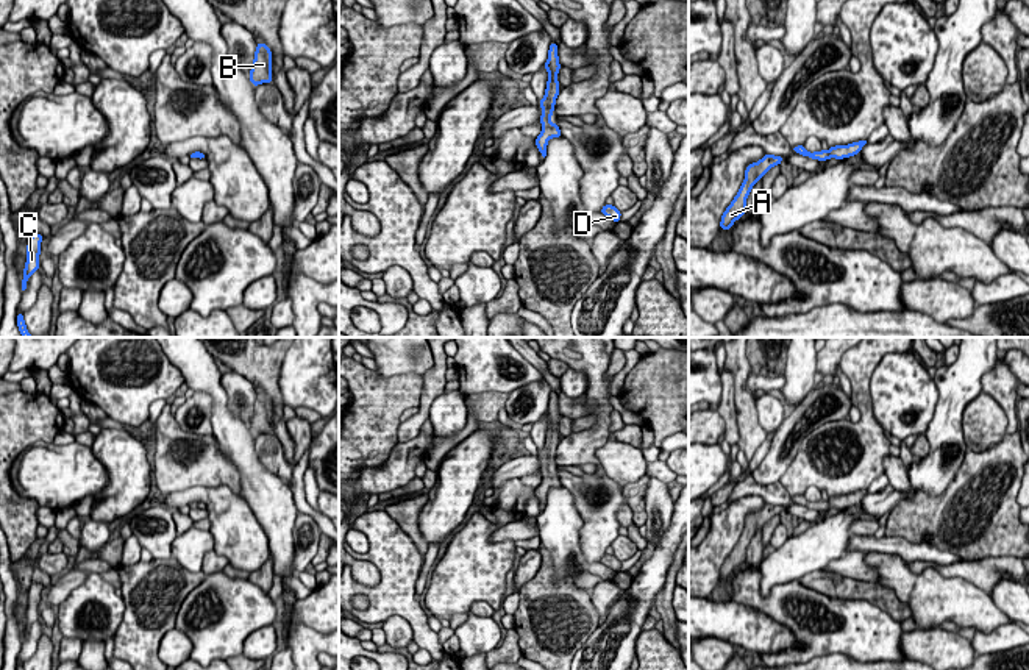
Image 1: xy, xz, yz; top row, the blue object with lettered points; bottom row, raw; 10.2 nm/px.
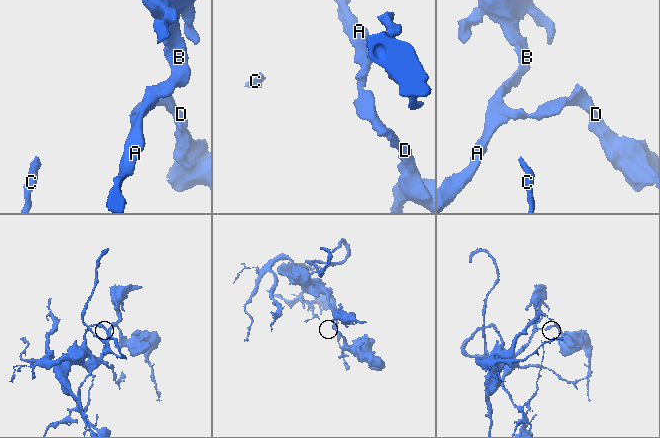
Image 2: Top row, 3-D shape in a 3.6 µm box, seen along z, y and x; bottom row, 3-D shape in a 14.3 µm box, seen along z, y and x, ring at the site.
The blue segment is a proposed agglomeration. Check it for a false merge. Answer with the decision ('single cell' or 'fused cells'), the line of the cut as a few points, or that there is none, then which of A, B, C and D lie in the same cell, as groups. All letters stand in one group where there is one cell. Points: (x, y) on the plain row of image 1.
single cell; no cut; A B C D

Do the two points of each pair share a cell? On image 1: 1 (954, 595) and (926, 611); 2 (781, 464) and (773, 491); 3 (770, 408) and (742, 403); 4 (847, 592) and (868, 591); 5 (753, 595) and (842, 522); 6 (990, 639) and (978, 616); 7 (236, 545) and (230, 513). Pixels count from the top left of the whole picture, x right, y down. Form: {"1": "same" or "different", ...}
{"1": "same", "2": "different", "3": "different", "4": "same", "5": "different", "6": "different", "7": "same"}

